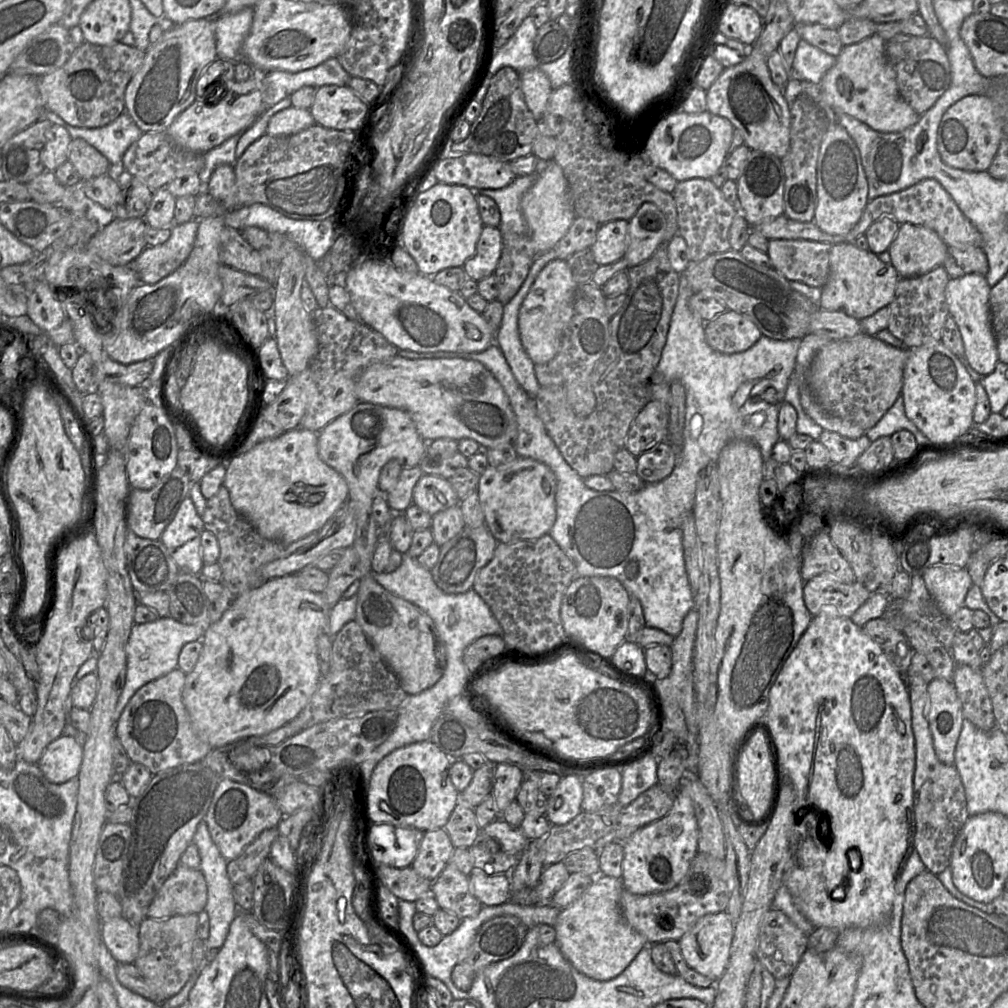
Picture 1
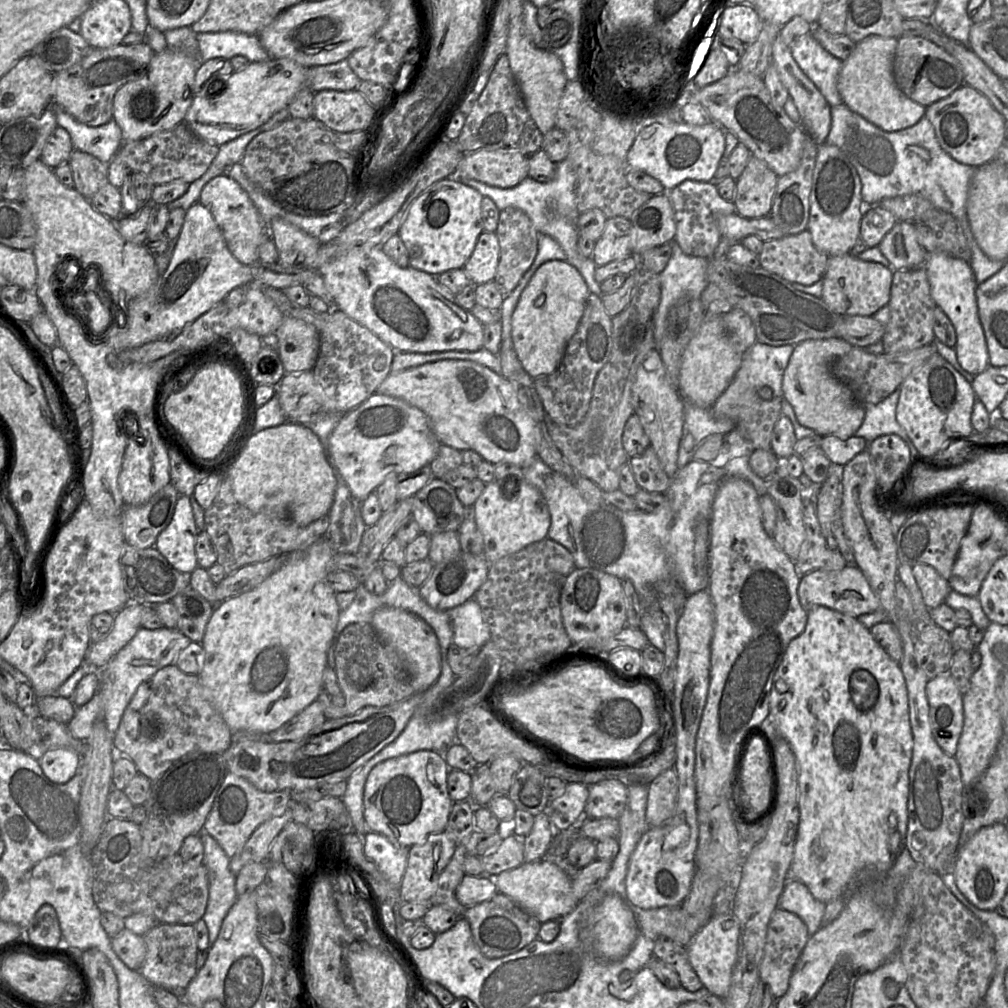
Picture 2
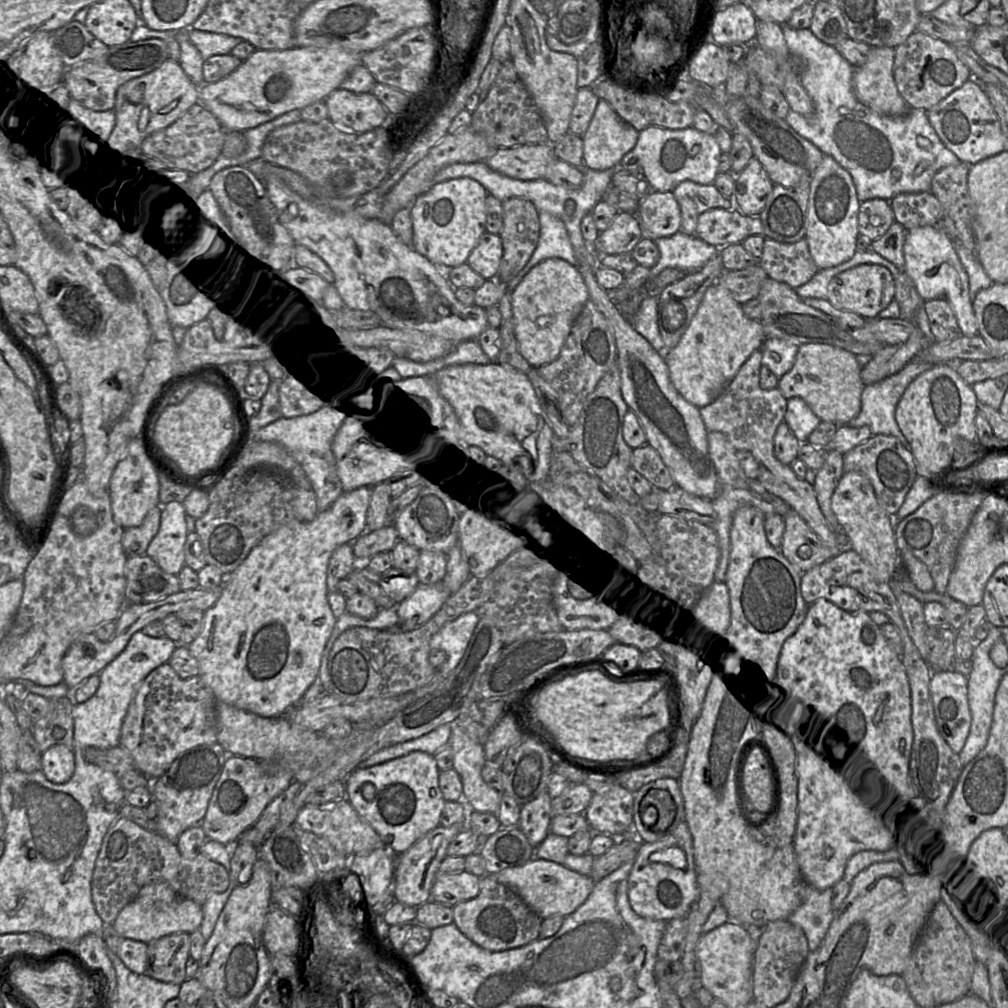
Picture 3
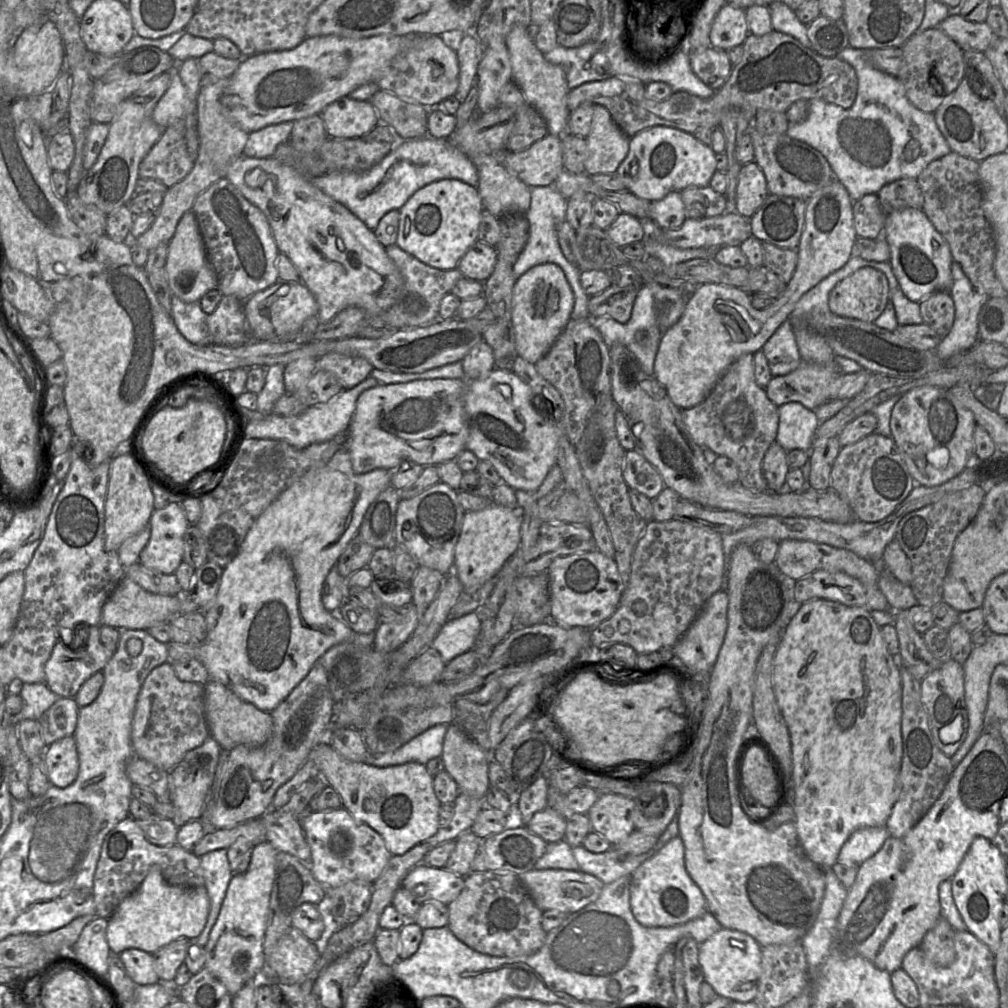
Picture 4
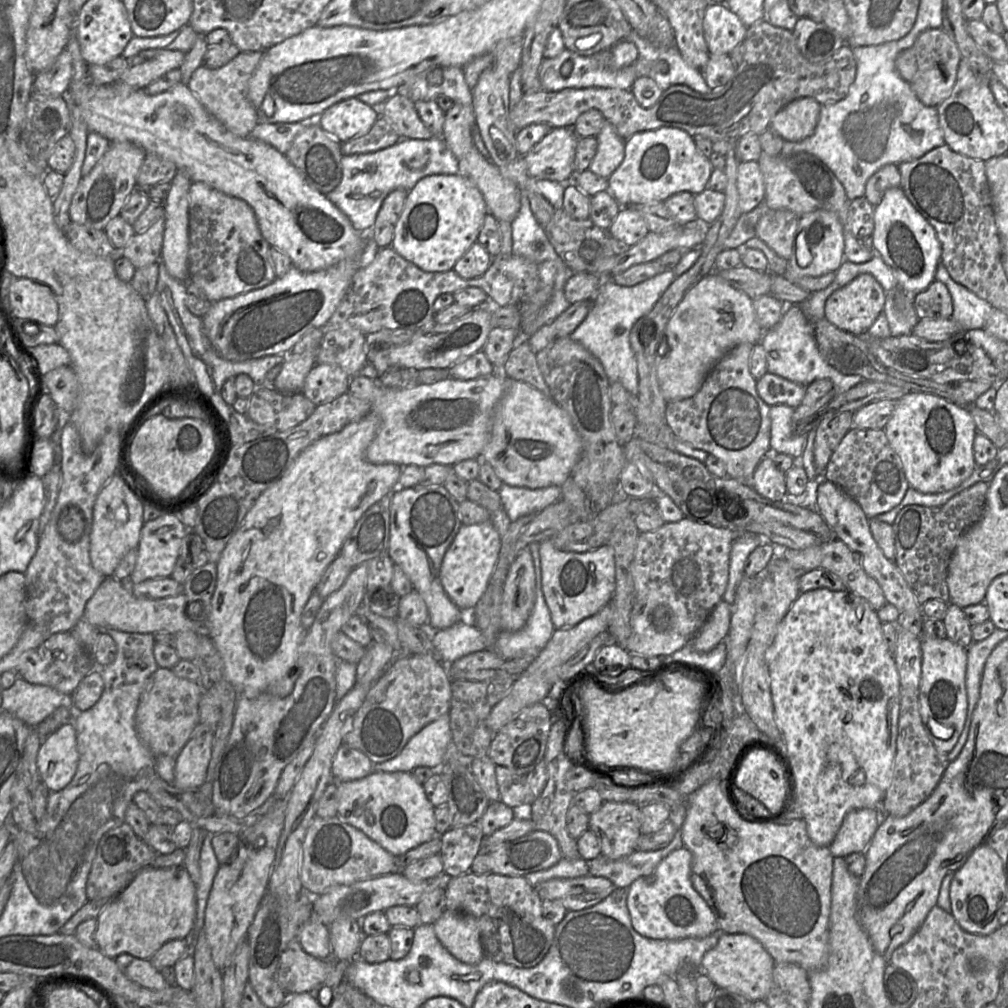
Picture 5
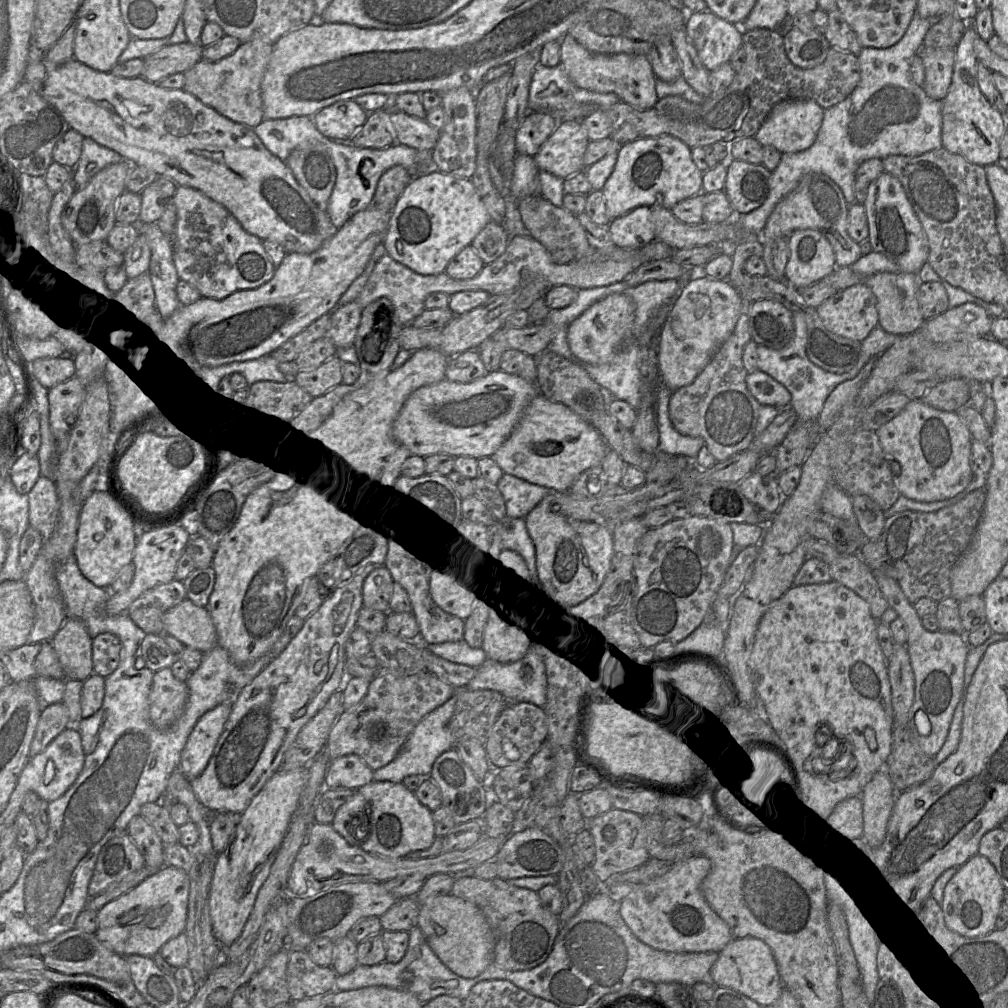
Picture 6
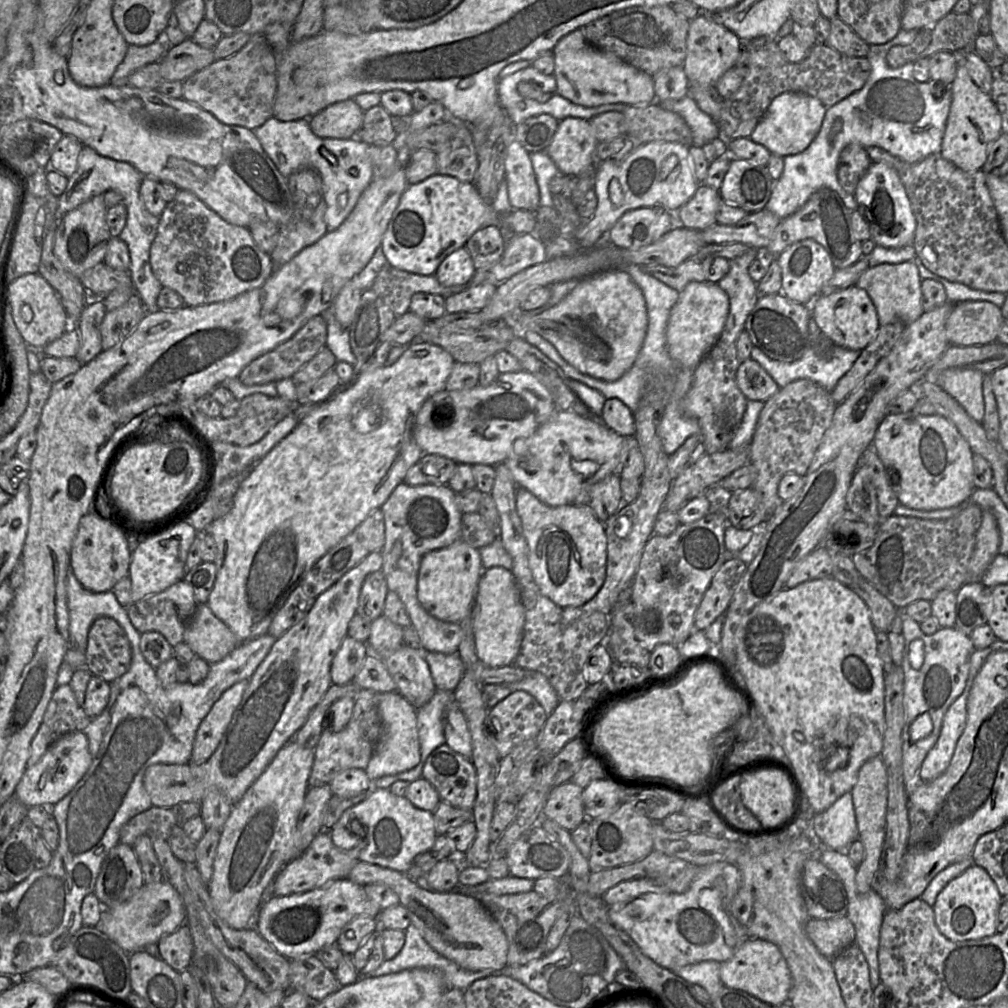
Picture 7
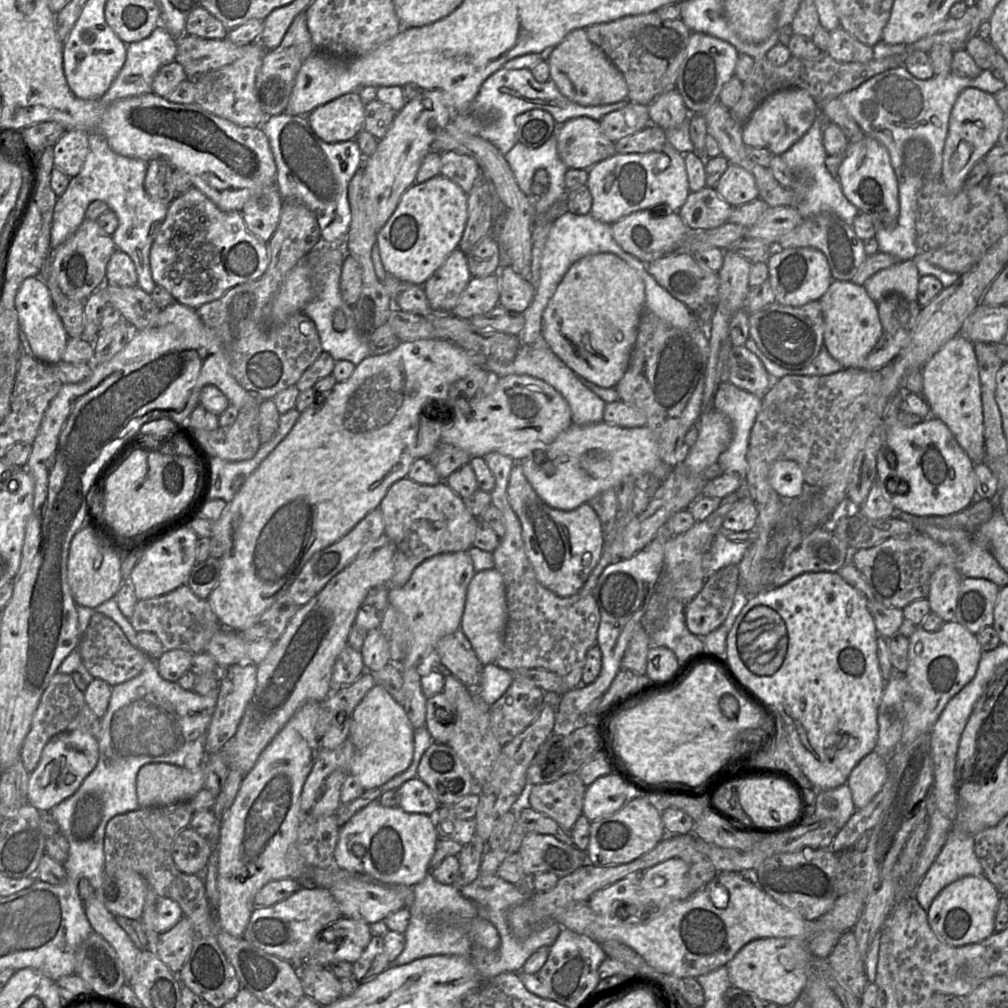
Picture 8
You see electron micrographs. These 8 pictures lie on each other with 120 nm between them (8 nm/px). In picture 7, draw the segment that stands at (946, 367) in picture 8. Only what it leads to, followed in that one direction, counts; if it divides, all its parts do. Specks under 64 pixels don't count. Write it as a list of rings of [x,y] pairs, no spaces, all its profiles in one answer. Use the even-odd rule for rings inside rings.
[[[948,368],[938,375],[935,384],[957,401],[972,419],[981,423],[985,412],[983,377],[979,370]]]

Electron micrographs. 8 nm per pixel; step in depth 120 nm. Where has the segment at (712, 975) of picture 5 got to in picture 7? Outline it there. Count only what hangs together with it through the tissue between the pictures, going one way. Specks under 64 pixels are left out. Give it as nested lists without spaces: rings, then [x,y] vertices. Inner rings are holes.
[[[746,940],[729,960],[721,963],[720,980],[724,986],[744,991],[770,1006],[789,1002],[790,970],[778,946],[767,940]]]

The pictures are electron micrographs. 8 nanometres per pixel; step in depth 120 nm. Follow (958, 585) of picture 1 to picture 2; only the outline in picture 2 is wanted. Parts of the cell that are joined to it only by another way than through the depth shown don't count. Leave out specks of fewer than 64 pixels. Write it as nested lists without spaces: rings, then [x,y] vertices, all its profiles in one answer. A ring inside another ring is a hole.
[[[926,564],[914,565],[912,573],[922,593],[923,601],[929,609],[934,609],[945,602],[951,591],[948,580]]]

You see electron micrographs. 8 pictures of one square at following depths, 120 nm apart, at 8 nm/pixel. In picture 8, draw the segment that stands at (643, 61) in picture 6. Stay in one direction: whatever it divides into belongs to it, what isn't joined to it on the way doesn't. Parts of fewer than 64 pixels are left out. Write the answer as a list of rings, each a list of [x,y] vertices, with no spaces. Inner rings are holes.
[[[586,29],[572,31],[557,46],[543,52],[549,64],[550,79],[569,100],[583,106],[596,106],[627,99],[628,87],[624,76],[605,53],[588,39]]]

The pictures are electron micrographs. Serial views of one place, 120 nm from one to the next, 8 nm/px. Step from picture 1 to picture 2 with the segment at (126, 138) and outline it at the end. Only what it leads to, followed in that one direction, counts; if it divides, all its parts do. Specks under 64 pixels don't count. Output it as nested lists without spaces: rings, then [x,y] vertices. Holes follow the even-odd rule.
[[[51,104],[50,108],[55,113],[57,126],[69,133],[74,149],[109,163],[122,146],[122,131],[113,118],[93,127],[76,120],[56,104]]]

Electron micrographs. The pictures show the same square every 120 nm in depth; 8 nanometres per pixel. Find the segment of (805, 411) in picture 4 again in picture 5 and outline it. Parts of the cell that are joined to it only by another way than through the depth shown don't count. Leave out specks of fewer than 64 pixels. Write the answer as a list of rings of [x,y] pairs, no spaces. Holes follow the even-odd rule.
[[[787,405],[770,406],[771,453],[784,453],[793,458],[798,458],[803,453],[807,441],[807,435],[794,434],[792,421],[794,410],[794,408]]]

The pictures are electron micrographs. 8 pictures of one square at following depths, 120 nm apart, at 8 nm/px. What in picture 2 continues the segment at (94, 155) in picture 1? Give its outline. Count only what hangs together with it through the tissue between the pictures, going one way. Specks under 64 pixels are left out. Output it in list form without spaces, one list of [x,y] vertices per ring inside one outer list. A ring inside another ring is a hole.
[[[73,149],[68,161],[74,188],[87,200],[108,183],[108,164],[95,156]]]

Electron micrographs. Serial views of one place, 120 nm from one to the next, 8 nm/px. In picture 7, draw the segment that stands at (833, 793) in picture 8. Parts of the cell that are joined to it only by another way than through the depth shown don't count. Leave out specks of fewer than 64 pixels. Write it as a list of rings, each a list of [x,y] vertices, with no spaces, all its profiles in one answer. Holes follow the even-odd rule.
[[[851,792],[843,794],[825,811],[815,814],[810,832],[823,848],[835,851],[845,851],[858,840]]]

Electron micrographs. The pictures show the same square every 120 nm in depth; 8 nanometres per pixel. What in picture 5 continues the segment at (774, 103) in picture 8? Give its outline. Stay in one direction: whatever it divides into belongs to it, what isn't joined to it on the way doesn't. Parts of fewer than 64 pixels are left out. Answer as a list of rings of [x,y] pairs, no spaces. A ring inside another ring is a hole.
[[[799,98],[782,108],[769,128],[784,141],[798,142],[810,137],[817,126],[821,105],[812,98]]]

